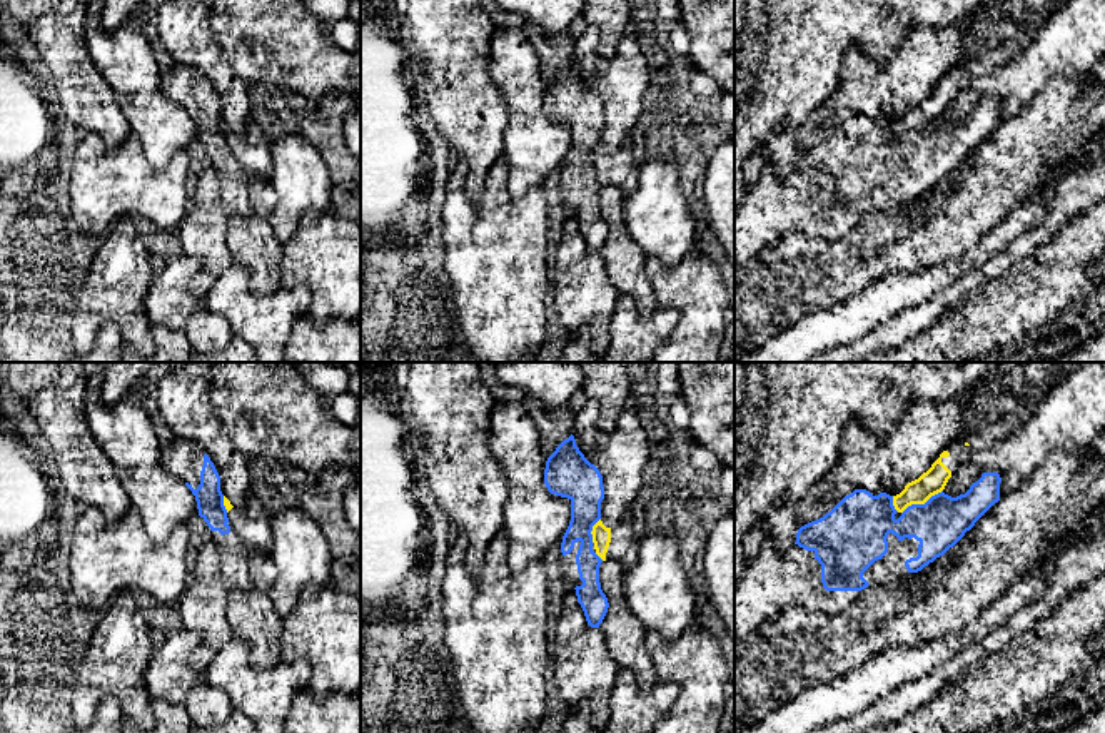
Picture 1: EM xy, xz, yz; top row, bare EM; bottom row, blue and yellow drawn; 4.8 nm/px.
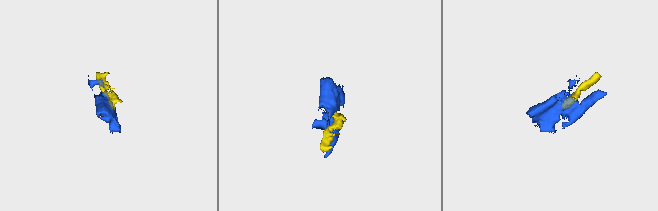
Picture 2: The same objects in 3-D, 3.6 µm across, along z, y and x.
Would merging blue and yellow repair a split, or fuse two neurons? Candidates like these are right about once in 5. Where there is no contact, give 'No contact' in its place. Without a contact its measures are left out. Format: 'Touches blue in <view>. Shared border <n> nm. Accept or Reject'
Touches blue in yz. Shared border 240 nm. Reject

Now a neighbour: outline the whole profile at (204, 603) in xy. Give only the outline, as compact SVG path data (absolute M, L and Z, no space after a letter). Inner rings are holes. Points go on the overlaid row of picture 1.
M212 541L199 551L179 604L182 628L202 636L190 666L195 673L205 675L214 655L234 638L227 621L229 586L220 576L219 551Z

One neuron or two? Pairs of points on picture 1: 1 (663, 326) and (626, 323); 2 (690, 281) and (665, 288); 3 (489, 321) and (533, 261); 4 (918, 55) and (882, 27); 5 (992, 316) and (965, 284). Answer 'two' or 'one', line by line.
1: one
2: one
3: one
4: two
5: two

